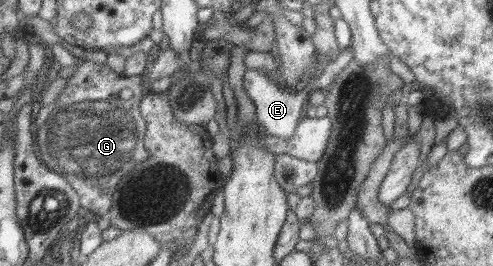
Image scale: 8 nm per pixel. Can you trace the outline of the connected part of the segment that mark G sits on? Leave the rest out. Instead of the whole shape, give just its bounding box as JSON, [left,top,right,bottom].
[36,61,148,217]

